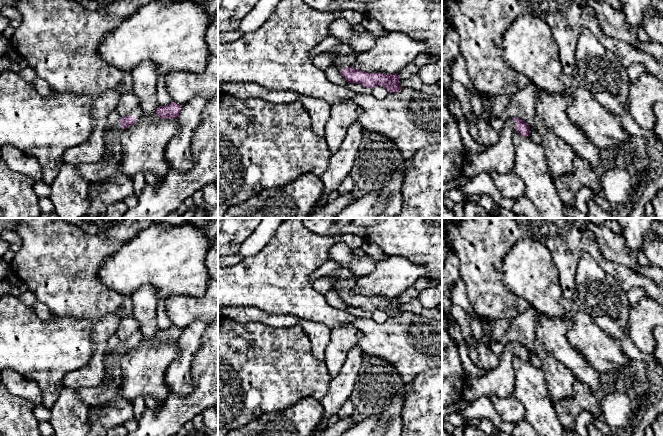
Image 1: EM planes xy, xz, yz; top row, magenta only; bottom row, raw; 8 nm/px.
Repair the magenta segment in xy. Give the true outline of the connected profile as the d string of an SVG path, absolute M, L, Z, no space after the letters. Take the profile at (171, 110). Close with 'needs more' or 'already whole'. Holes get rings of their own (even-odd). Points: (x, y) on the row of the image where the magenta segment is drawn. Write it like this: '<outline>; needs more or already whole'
M171 102L165 106L160 106L156 109L155 113L158 115L159 119L175 119L179 117L179 113L182 105L175 102Z; already whole

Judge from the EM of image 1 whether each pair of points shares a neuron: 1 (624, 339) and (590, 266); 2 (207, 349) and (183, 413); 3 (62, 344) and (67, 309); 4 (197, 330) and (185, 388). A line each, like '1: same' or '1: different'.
1: same
2: same
3: different
4: same

